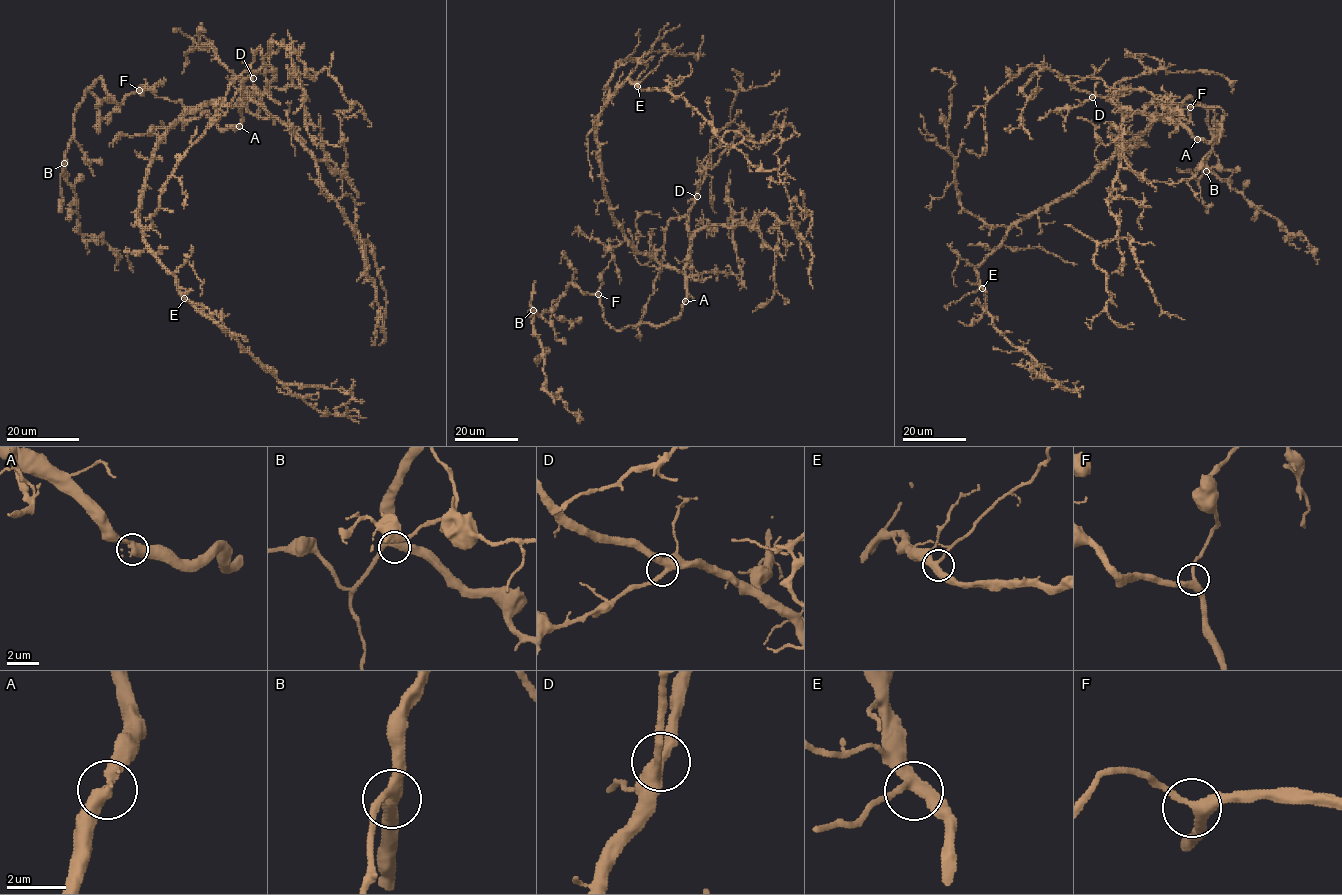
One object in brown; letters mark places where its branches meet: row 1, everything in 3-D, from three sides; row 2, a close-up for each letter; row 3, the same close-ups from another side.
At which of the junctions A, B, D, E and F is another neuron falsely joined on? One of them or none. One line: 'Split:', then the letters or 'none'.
Split: none

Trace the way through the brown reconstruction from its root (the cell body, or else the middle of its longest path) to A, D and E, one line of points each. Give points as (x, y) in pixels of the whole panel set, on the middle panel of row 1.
A: (655, 260), (674, 266), (683, 274), (687, 293), (685, 301)
D: (655, 260), (680, 271), (684, 269), (690, 242), (688, 212), (697, 196)
E: (655, 260), (641, 254), (632, 245), (612, 215), (596, 139), (596, 119), (608, 99), (627, 80), (637, 86)

